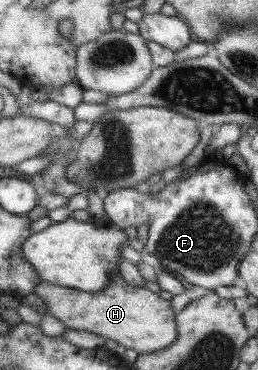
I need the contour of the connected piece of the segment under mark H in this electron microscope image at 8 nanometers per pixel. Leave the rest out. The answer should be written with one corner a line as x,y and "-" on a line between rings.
118,272
111,274
109,284
99,292
83,292
40,280
33,288
33,293
46,304
47,311
63,323
65,328
93,332
141,354
163,350
177,336
175,315
170,301
160,298
146,287
127,284

